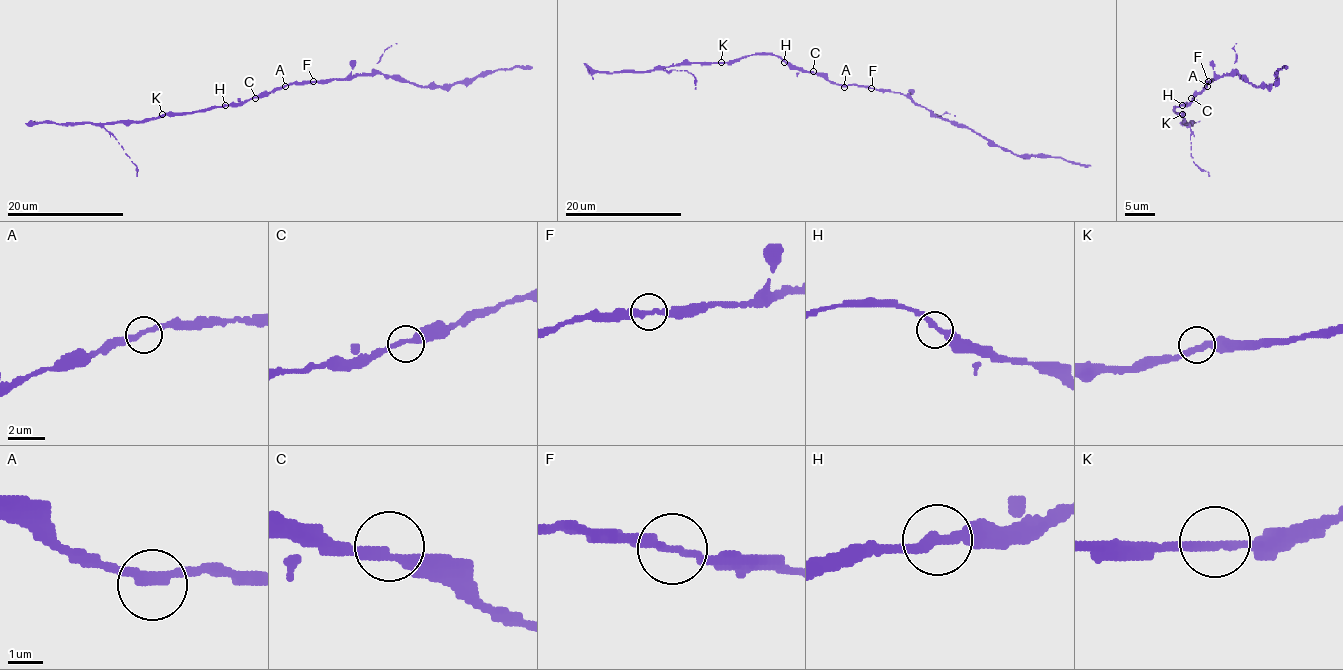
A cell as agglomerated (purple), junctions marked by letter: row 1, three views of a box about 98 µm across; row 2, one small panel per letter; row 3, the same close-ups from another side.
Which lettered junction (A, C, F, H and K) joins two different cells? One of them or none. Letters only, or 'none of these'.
none of these

